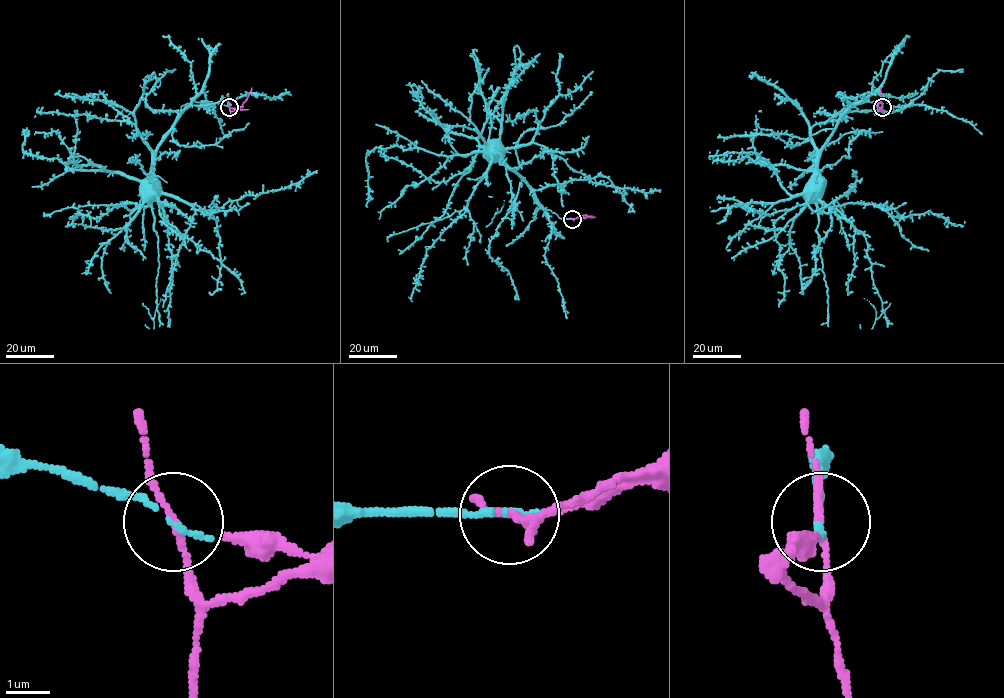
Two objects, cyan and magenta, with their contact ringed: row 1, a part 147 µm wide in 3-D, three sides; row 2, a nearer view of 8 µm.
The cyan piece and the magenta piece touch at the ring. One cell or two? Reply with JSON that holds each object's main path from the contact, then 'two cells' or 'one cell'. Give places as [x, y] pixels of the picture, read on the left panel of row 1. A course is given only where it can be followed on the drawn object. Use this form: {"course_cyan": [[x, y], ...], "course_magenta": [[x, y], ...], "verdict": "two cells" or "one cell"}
{"course_cyan": [[229, 107], [211, 101], [191, 101], [158, 148], [152, 170], [144, 183]], "course_magenta": [[229, 107], [233, 111], [237, 110], [251, 88]], "verdict": "two cells"}

